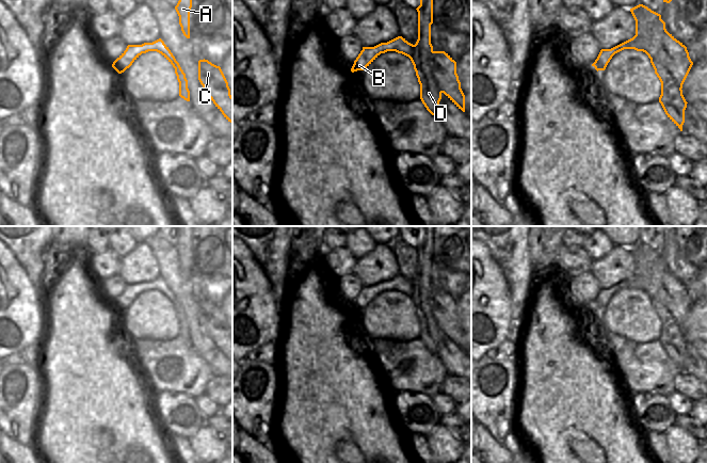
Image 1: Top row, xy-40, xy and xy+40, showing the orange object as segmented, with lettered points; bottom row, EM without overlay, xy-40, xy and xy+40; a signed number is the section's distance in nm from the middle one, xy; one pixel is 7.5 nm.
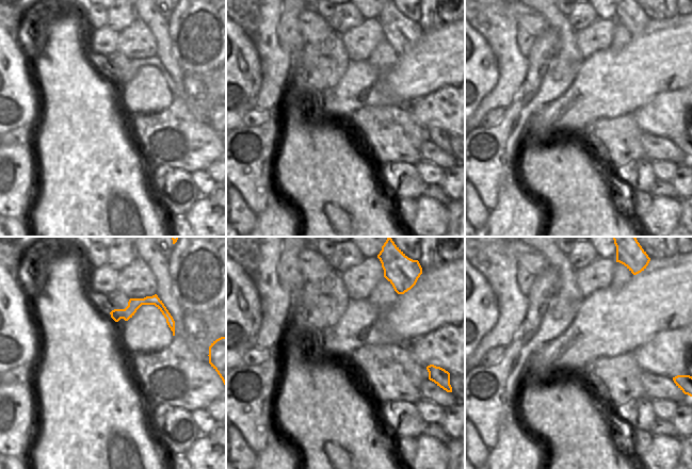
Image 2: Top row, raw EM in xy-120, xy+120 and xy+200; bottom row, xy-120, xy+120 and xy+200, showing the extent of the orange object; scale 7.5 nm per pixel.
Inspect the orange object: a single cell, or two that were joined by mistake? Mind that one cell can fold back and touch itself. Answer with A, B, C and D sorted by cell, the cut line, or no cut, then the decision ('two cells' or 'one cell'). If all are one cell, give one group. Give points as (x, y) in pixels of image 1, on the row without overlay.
A D / B C | xy+40 (667, 270), (658, 299), (680, 328) | two cells

